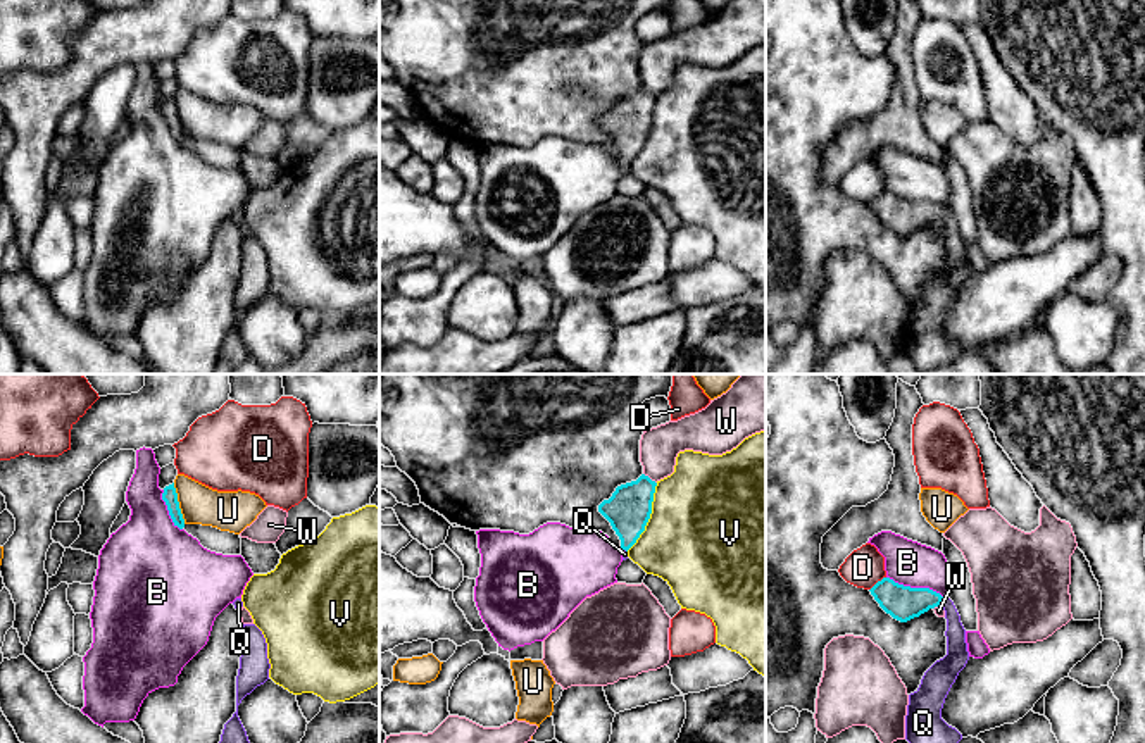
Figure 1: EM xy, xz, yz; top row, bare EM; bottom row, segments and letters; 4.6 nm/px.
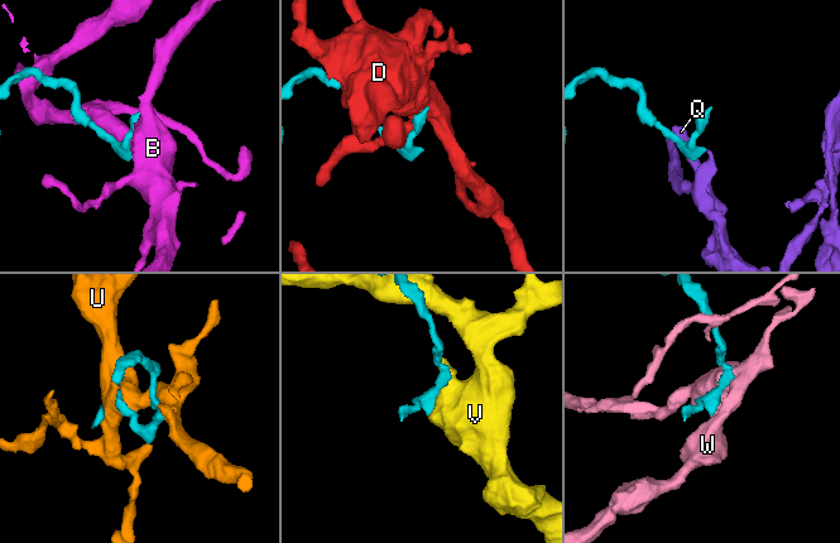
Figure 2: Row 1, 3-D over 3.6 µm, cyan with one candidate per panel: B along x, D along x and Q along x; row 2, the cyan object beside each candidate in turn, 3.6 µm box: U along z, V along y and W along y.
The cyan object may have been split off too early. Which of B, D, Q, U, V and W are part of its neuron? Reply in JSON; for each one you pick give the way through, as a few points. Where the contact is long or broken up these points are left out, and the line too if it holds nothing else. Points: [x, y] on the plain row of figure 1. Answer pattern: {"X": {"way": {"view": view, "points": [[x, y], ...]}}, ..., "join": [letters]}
{"Q": {"way": {"view": "yz", "points": [[902, 216], [940, 216], [951, 224], [957, 266]]}}, "join": ["Q"]}

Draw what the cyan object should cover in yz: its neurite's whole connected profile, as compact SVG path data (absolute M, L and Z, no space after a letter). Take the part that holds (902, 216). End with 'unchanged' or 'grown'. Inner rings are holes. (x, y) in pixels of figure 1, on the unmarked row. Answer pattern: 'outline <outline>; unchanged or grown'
outline M883 191L869 205L879 221L900 236L919 231L938 219L945 224L947 269L924 286L919 302L909 309L905 329L905 353L917 374L926 374L954 362L962 353L962 348L942 333L942 322L969 274L966 243L954 215L929 202L910 202Z; grown

